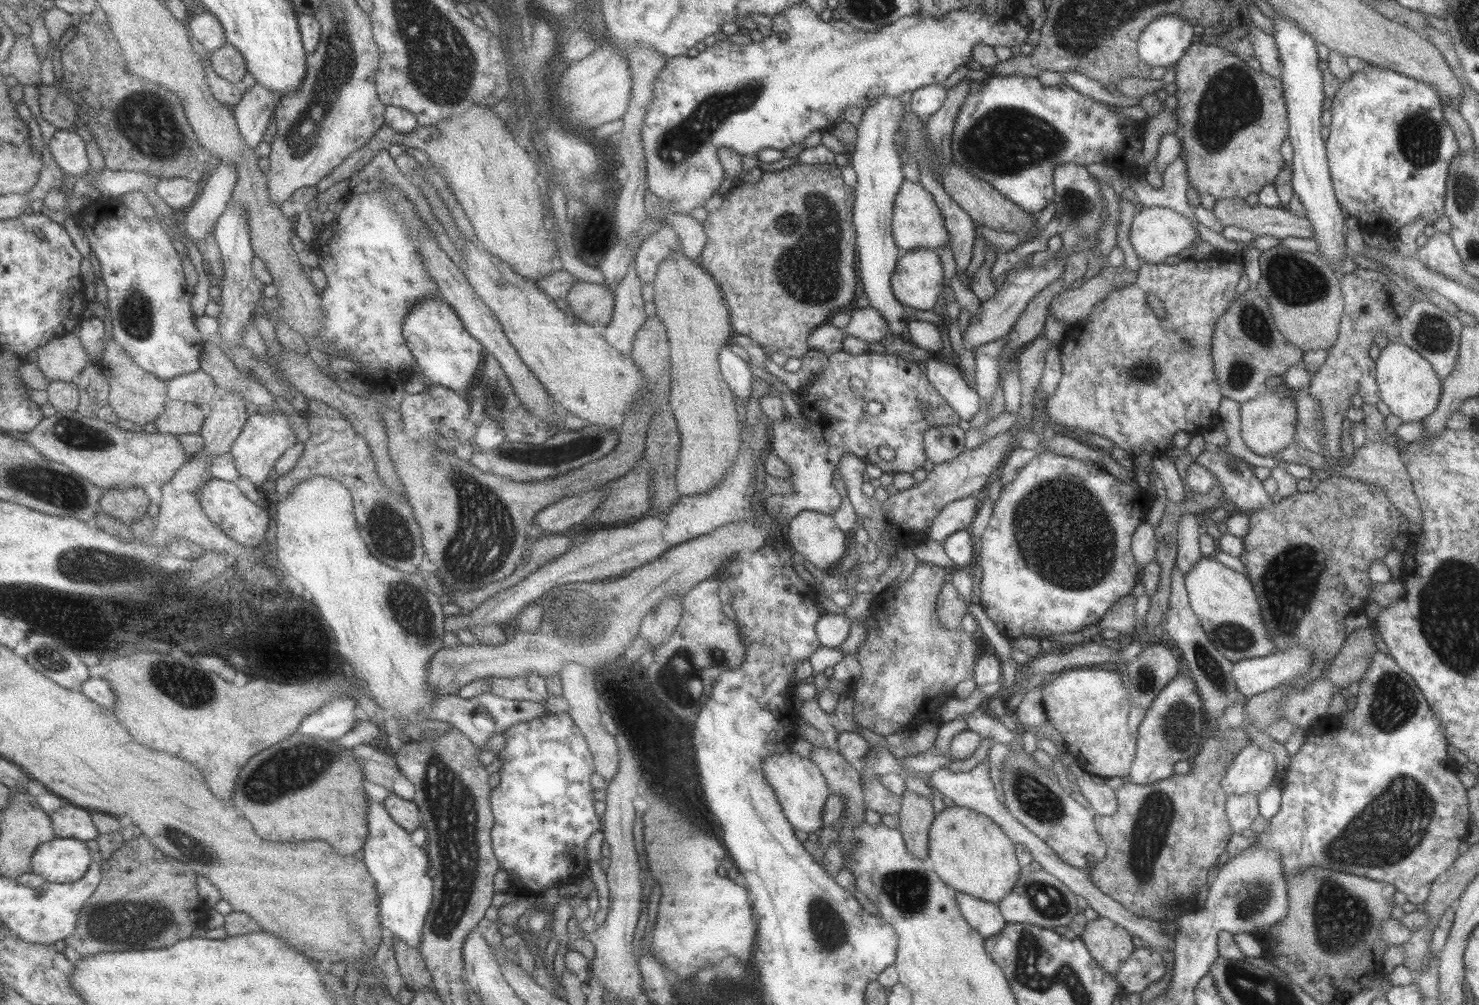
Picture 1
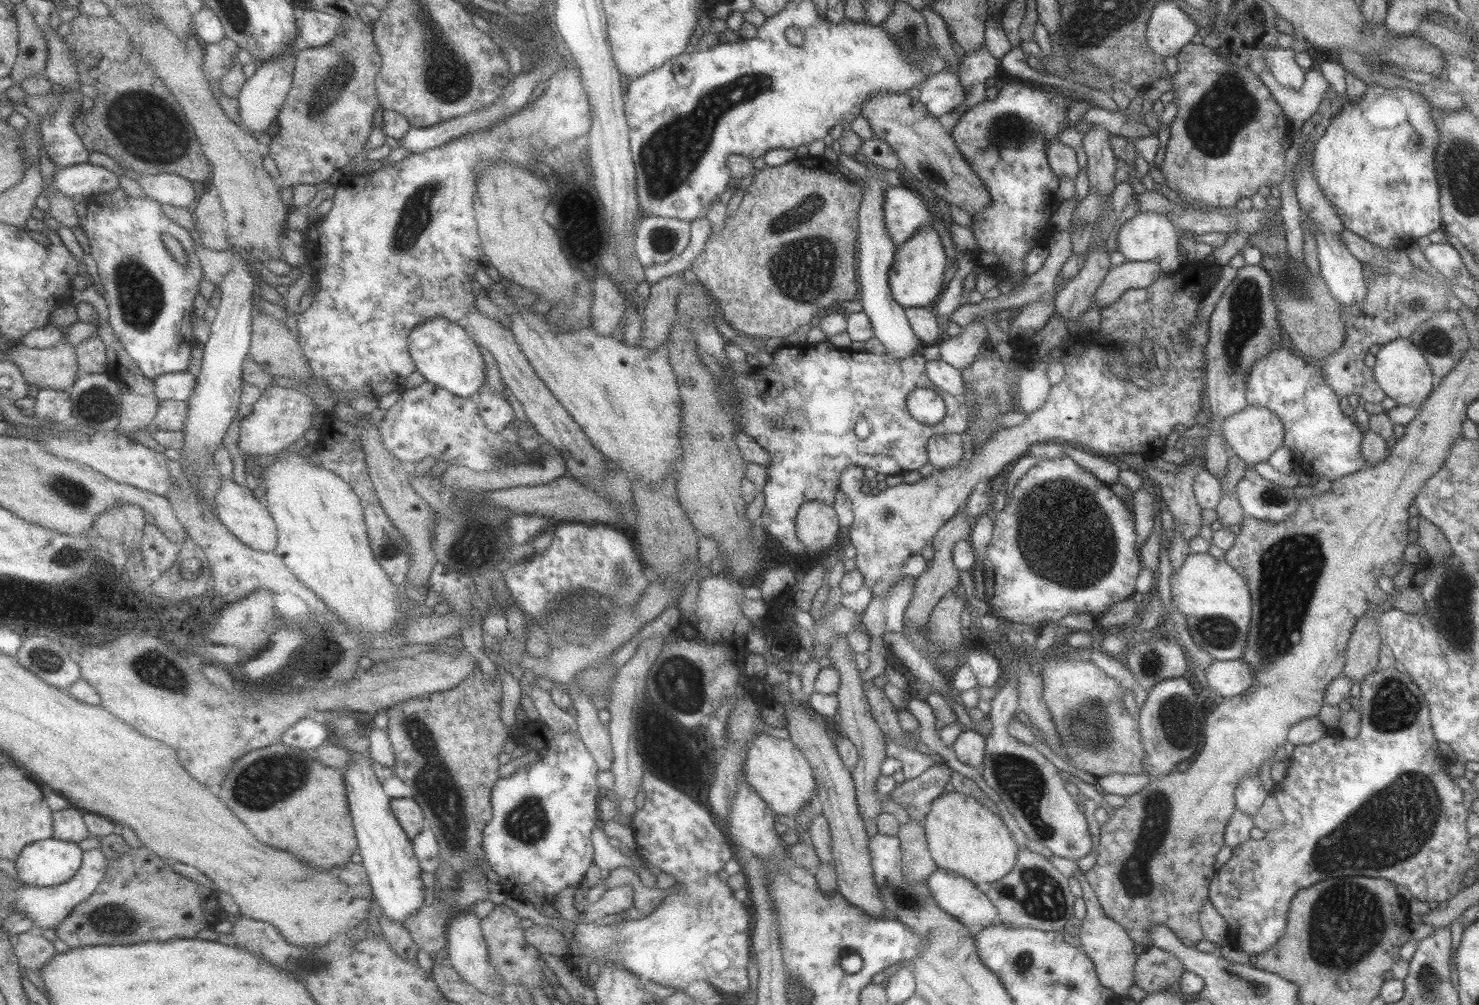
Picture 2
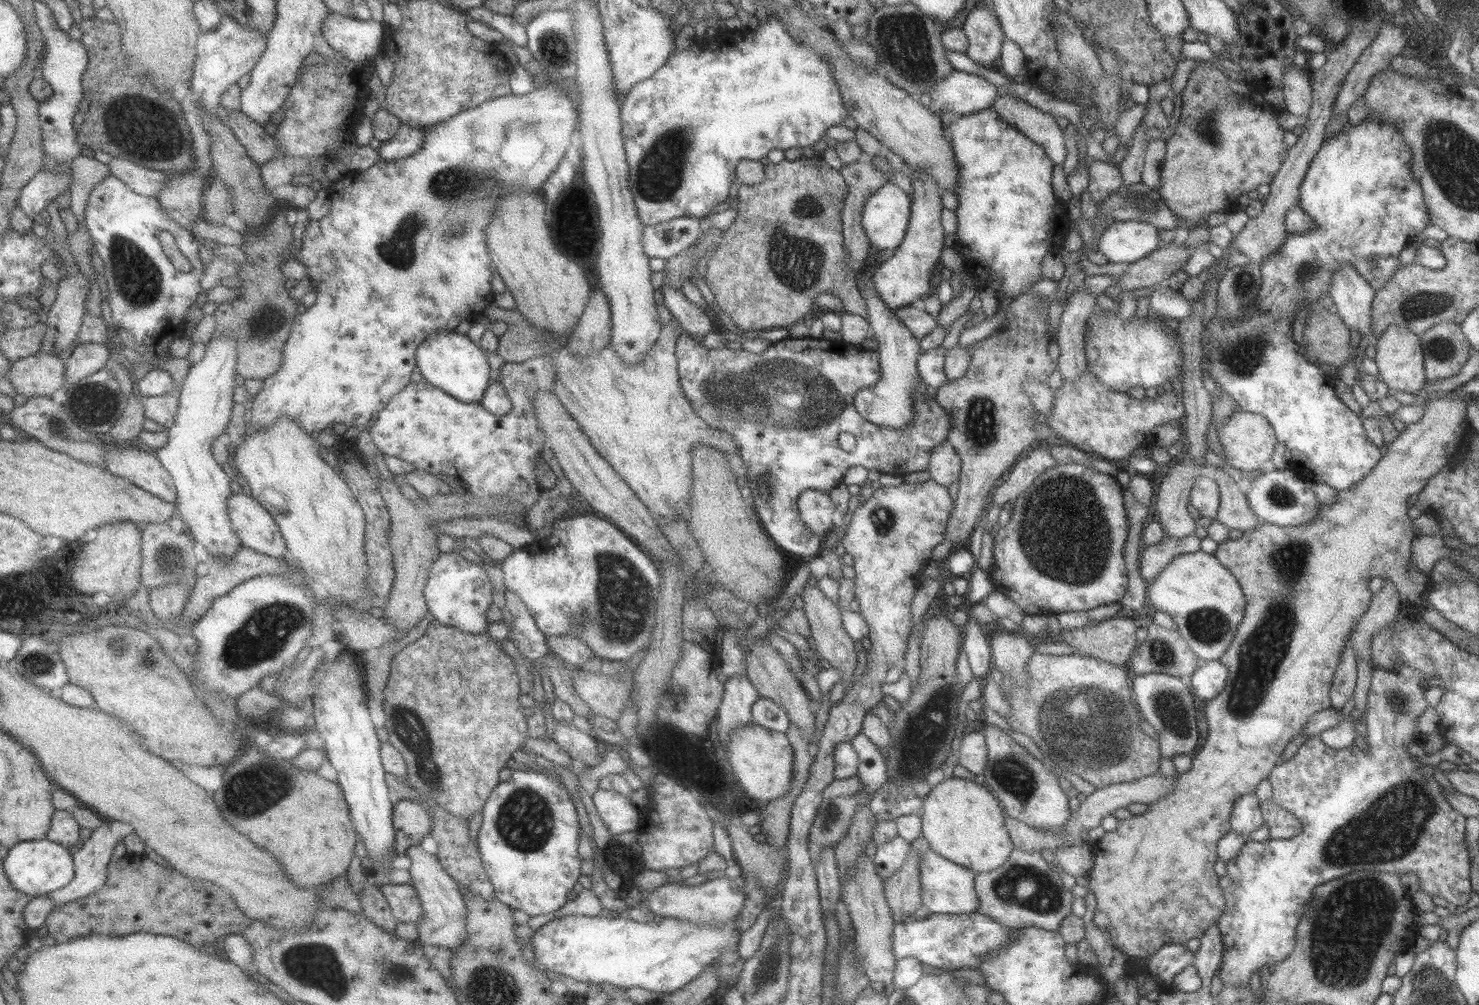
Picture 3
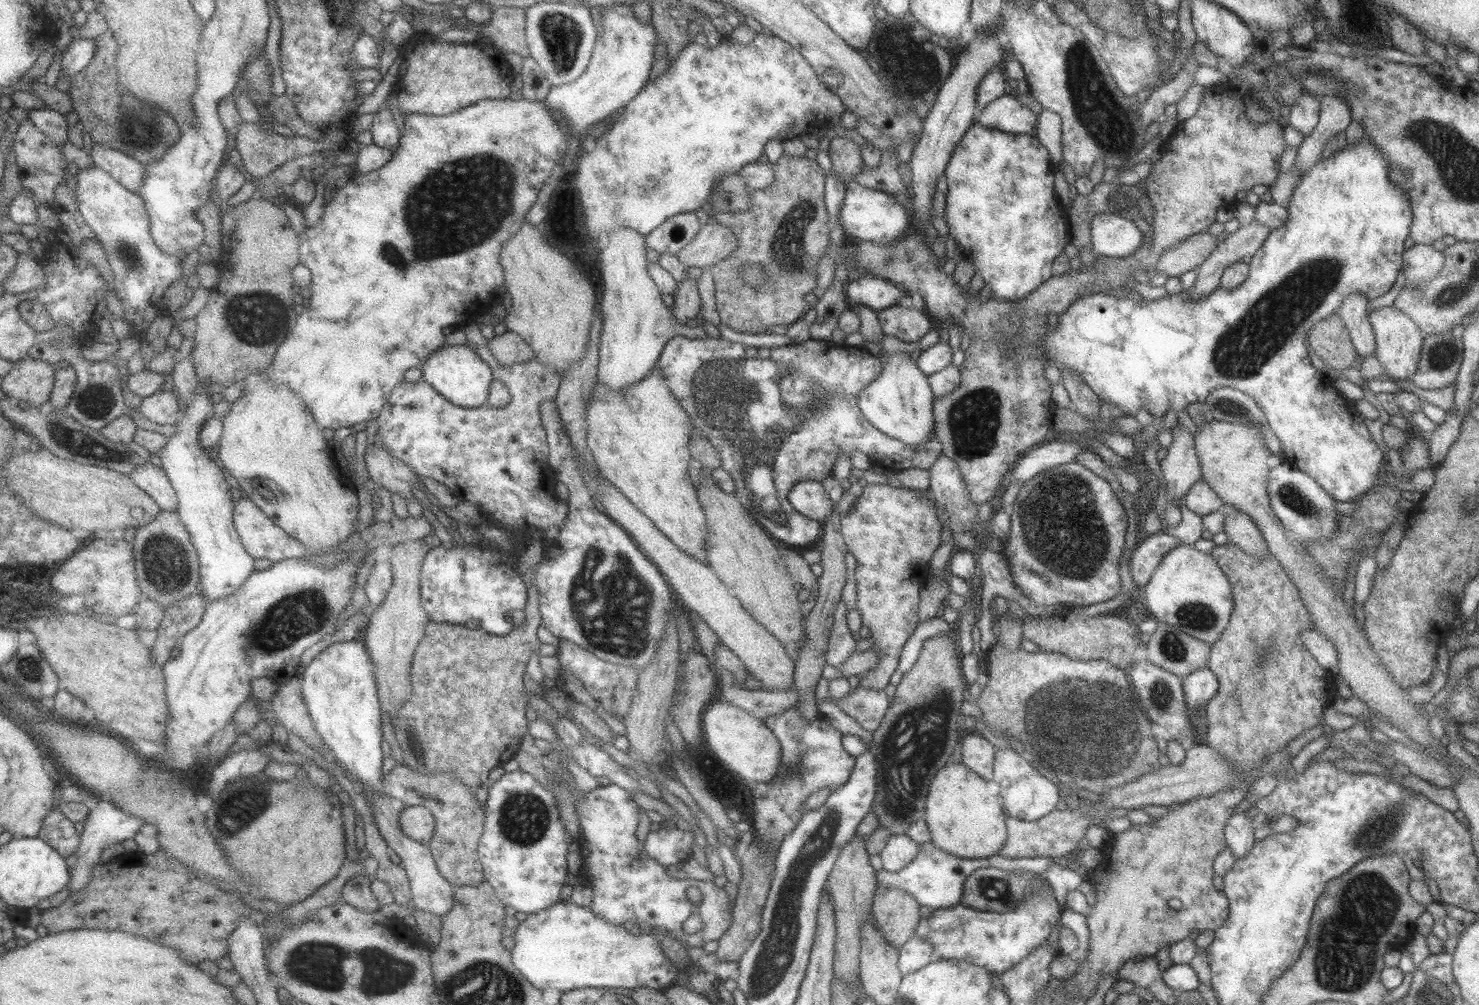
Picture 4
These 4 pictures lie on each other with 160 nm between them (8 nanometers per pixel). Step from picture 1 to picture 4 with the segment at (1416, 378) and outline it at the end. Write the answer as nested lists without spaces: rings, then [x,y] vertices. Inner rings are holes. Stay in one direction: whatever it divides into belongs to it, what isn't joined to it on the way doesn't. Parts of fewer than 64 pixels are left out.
[[[1384,306],[1368,312],[1368,319],[1374,332],[1375,350],[1374,356],[1384,369],[1389,378],[1410,378],[1417,370],[1420,350],[1424,338],[1419,327],[1399,309],[1392,306]]]

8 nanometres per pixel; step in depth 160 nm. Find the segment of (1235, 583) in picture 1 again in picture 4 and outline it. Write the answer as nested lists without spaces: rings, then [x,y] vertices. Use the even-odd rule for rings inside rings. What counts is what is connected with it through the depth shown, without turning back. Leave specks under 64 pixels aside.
[[[1183,544],[1162,556],[1138,597],[1141,609],[1153,614],[1155,622],[1177,628],[1207,646],[1223,634],[1233,608],[1230,583],[1212,555]]]

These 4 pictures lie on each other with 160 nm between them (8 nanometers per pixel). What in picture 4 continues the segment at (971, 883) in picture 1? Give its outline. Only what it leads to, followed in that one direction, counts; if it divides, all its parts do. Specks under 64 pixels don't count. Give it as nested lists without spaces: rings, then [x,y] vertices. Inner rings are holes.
[[[948,762],[933,776],[926,794],[923,819],[937,848],[966,859],[997,855],[1006,839],[1006,817],[996,796],[989,792],[987,782],[963,764]]]

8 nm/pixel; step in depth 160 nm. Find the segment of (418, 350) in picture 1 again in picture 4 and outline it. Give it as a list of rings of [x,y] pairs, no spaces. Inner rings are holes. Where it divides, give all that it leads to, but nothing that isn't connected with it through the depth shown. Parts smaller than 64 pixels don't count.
[[[445,344],[427,359],[427,362],[421,369],[423,378],[437,392],[447,397],[451,404],[459,405],[463,408],[475,408],[486,405],[490,383],[495,378],[490,365],[474,351],[474,347],[467,344]]]

